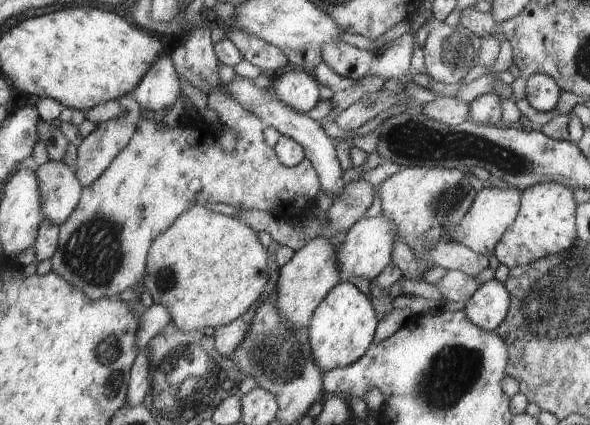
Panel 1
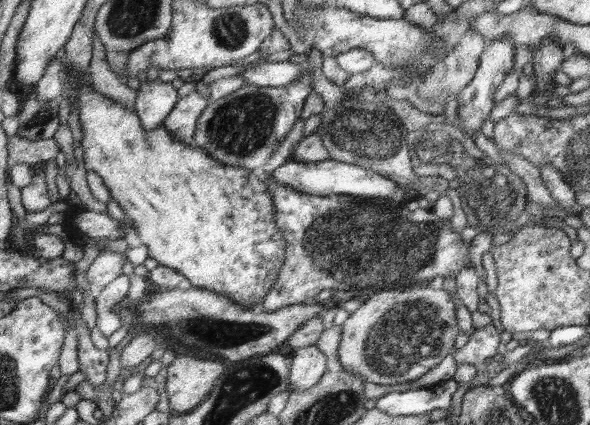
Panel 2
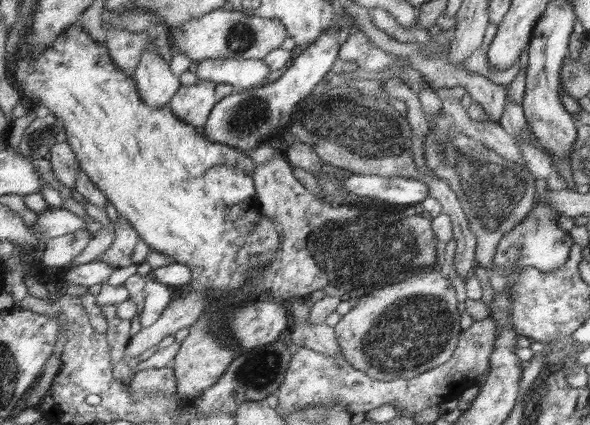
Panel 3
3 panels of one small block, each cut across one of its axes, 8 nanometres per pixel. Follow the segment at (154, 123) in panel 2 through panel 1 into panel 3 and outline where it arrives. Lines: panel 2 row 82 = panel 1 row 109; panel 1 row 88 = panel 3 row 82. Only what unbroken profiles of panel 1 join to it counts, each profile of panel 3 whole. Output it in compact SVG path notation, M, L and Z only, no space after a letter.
M154 43L146 46L140 63L136 65L136 71L131 76L136 82L135 87L139 89L140 99L152 108L168 105L182 86Z

